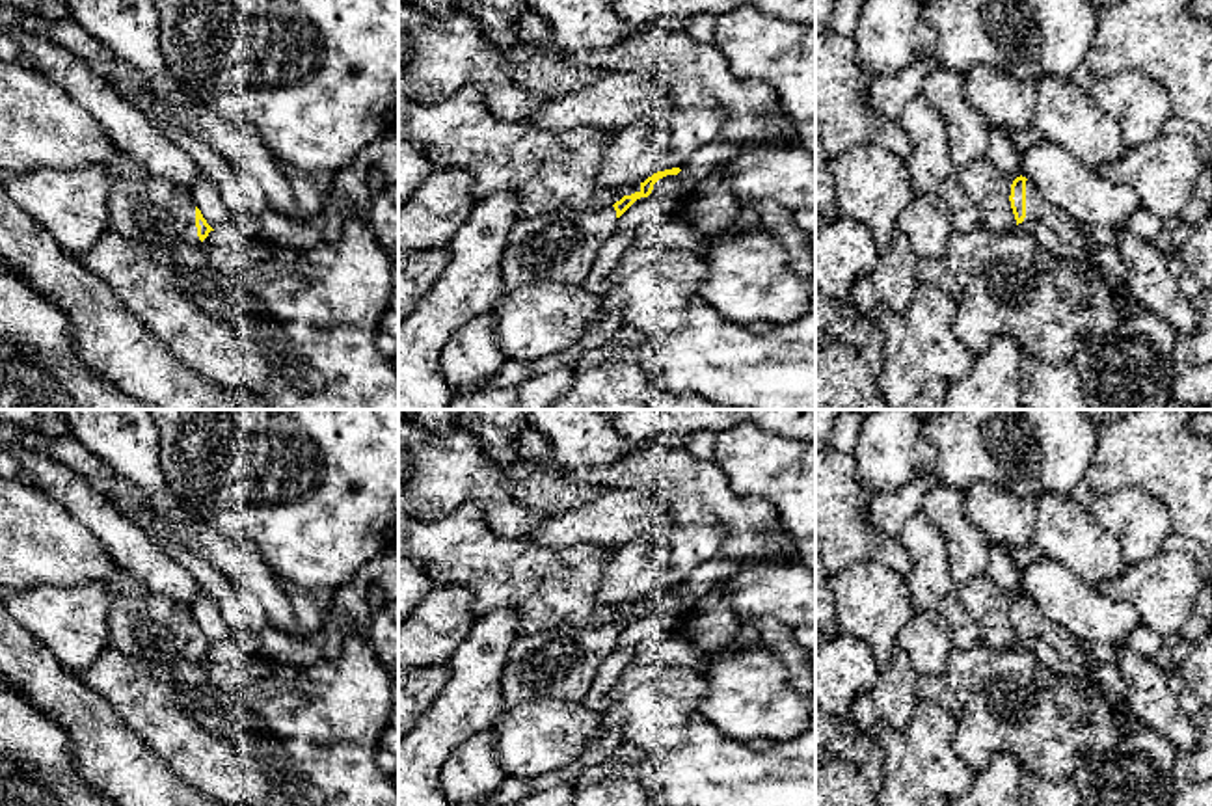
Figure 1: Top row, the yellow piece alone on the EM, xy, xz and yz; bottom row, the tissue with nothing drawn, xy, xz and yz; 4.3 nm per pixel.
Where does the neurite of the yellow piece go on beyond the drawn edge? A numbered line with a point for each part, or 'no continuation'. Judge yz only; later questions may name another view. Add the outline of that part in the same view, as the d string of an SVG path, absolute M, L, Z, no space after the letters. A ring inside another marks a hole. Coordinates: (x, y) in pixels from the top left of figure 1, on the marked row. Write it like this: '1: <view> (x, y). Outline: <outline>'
1: yz (1060, 235). Outline: M1026 181L1026 218L1017 227L1031 235L1044 253L1069 261L1085 274L1097 274L1087 255L1093 244L1084 235L1084 223L1048 203L1031 181Z

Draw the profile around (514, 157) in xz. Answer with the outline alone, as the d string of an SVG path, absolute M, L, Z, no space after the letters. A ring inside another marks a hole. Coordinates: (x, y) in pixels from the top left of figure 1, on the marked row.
M471 86L432 104L398 97L398 141L417 145L436 169L465 169L478 199L514 194L518 218L559 208L599 210L640 192L640 182L626 188L598 184L613 136L596 127L551 130L501 121Z

